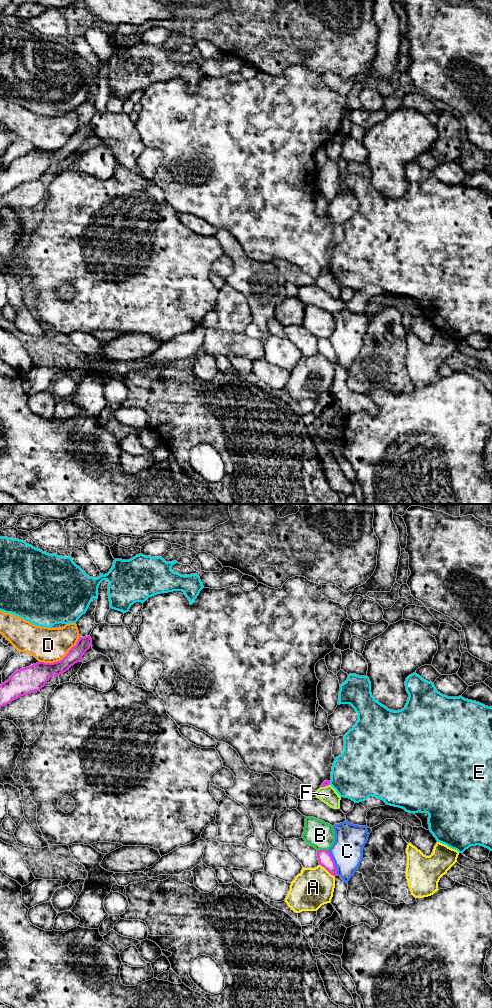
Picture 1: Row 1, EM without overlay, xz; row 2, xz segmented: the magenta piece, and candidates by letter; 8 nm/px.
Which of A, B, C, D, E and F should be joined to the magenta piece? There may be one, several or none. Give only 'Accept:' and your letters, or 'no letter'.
Accept: no letter

